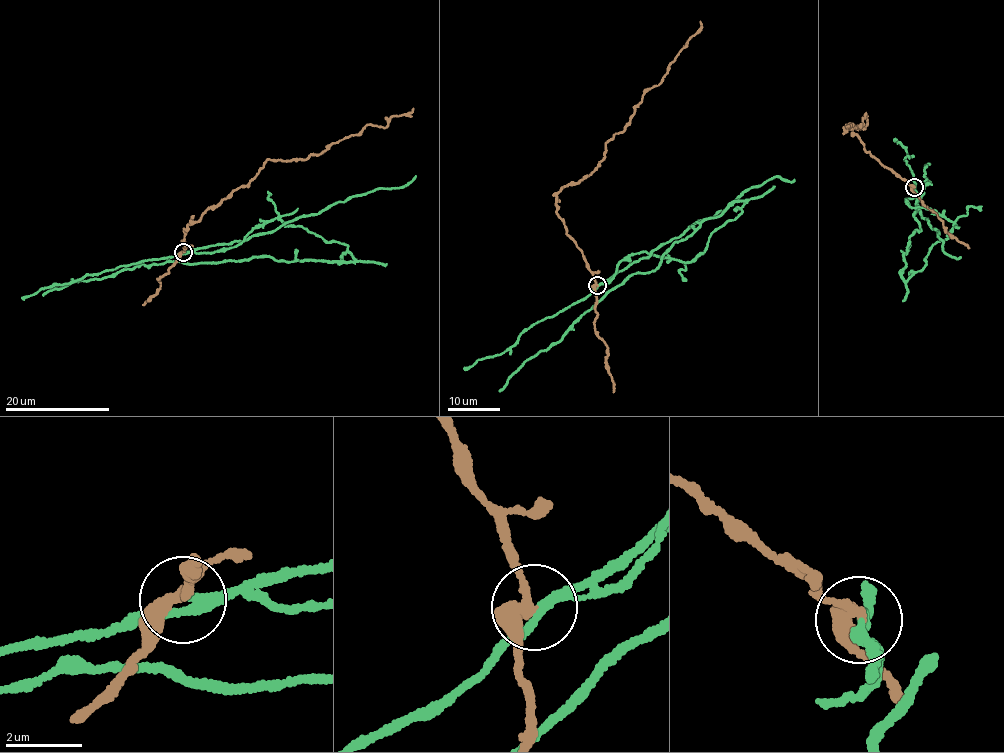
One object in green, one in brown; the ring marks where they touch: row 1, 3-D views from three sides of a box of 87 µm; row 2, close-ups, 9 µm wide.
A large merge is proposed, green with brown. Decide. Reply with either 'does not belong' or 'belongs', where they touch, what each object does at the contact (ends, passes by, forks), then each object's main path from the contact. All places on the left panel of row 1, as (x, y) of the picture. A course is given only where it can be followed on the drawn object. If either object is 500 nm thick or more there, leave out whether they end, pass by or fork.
does not belong | (183, 252) | green passes by | brown passes by | green via (183, 253), (243, 241), (278, 217), (344, 243), (354, 260), (170, 261), (43, 296) | brown via (183, 252), (187, 224), (244, 186), (265, 161), (303, 160), (366, 125), (384, 127), (412, 108)

